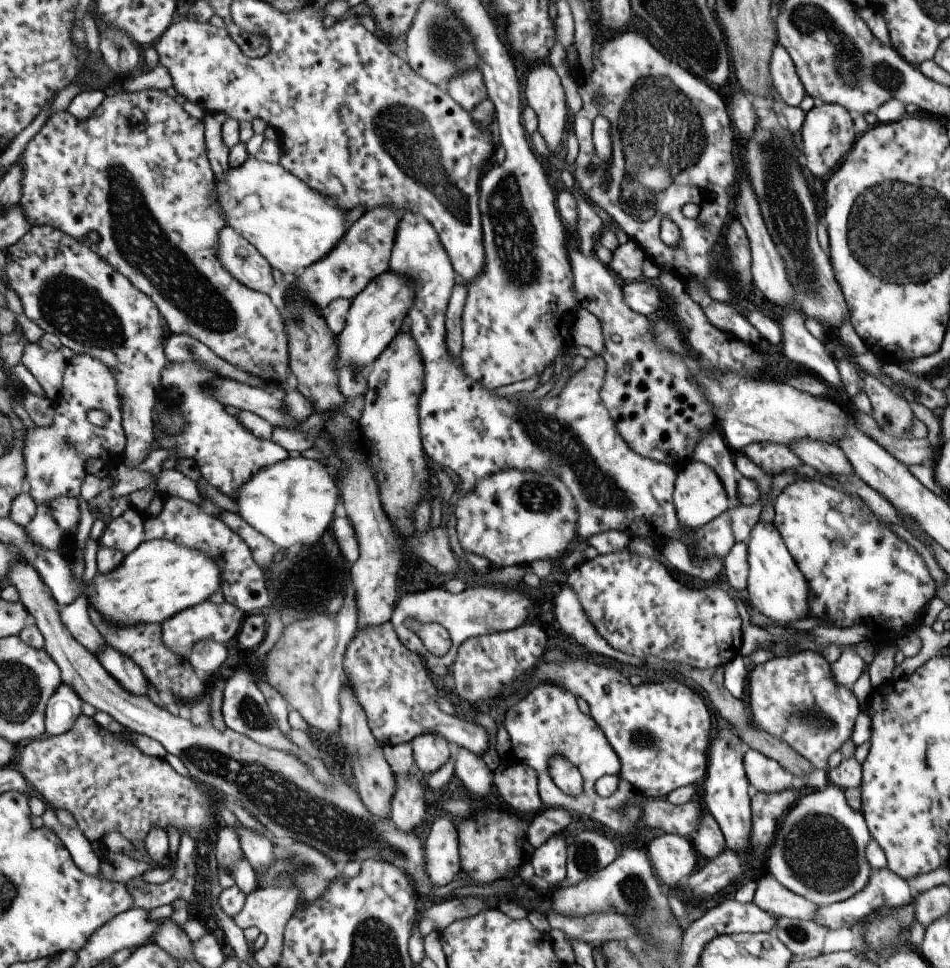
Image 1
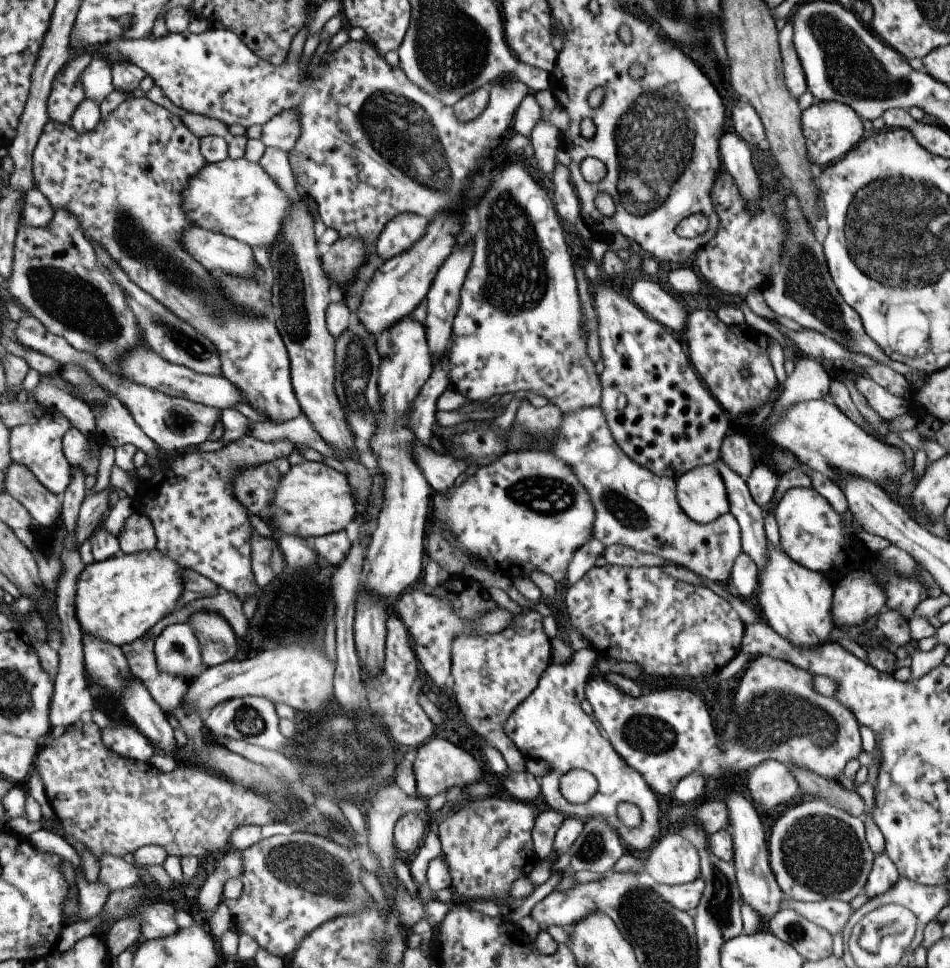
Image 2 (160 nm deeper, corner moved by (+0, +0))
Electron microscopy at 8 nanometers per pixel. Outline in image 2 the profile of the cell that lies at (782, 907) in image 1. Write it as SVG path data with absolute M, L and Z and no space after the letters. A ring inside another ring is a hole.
M784 899L781 907L791 907L803 918L823 927L831 936L837 934L846 925L854 911L849 903L838 900L822 900L814 903L802 903Z

